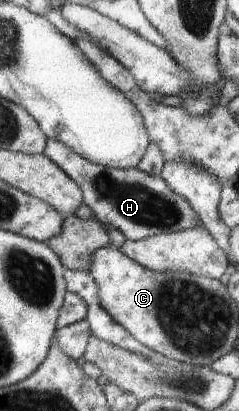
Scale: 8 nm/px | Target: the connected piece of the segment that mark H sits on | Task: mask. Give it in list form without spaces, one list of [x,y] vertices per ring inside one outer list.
[[[49,139],[45,155],[80,185],[85,194],[85,205],[93,208],[93,212],[105,224],[119,228],[129,240],[139,241],[161,233],[185,231],[202,226],[193,204],[187,198],[173,192],[173,188],[169,188],[163,176],[145,174],[138,167],[117,169],[93,164],[59,140]]]

